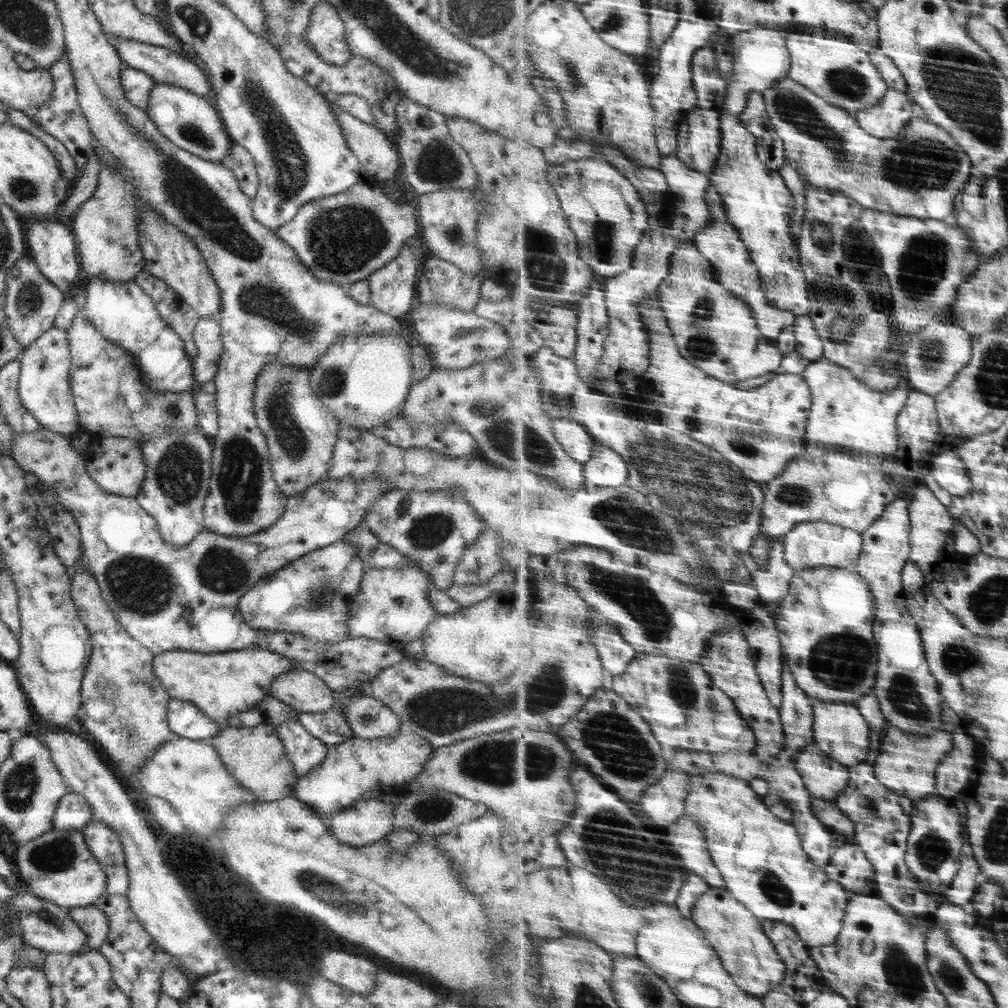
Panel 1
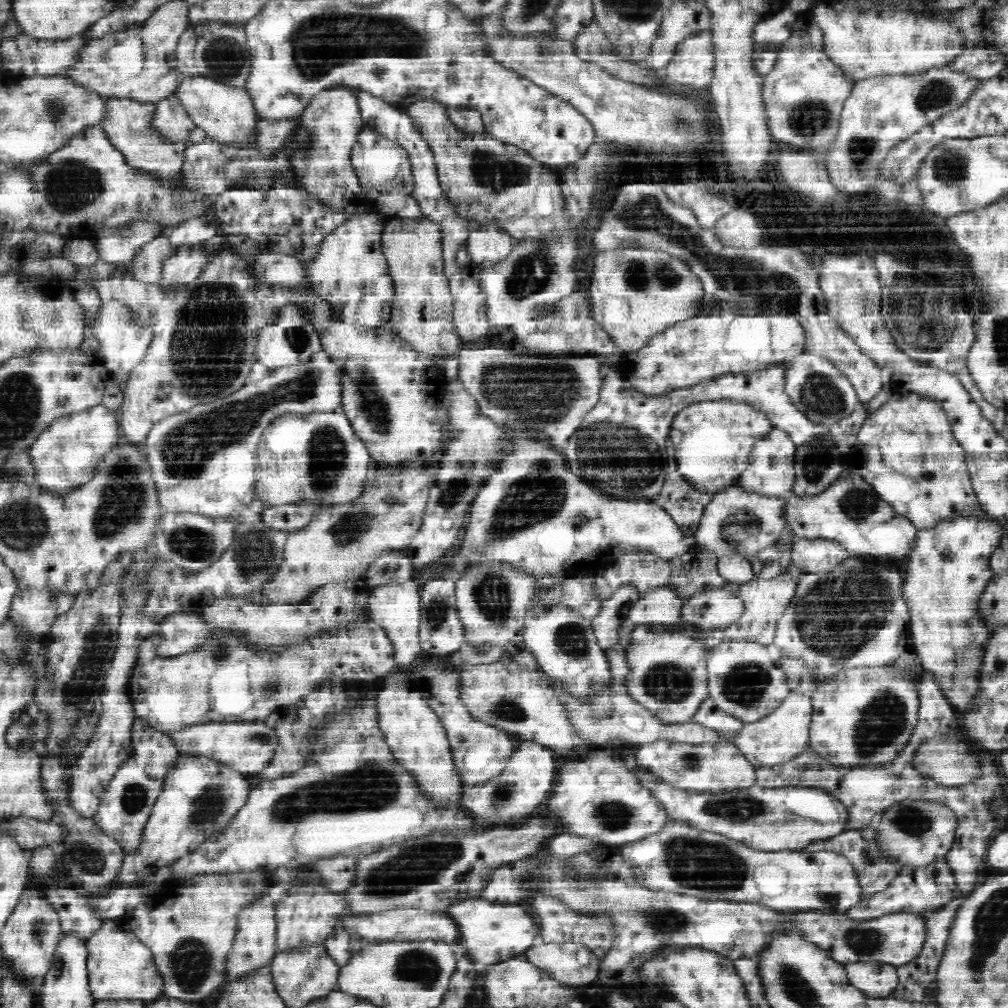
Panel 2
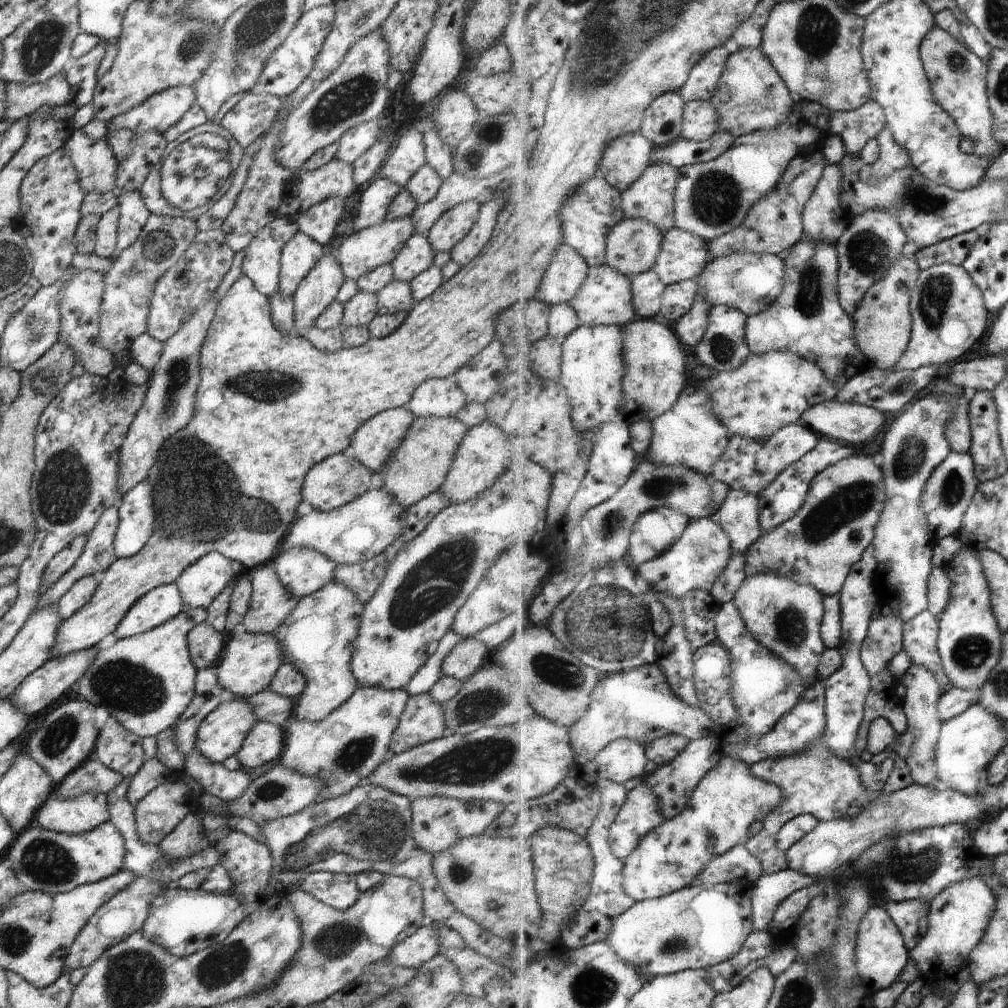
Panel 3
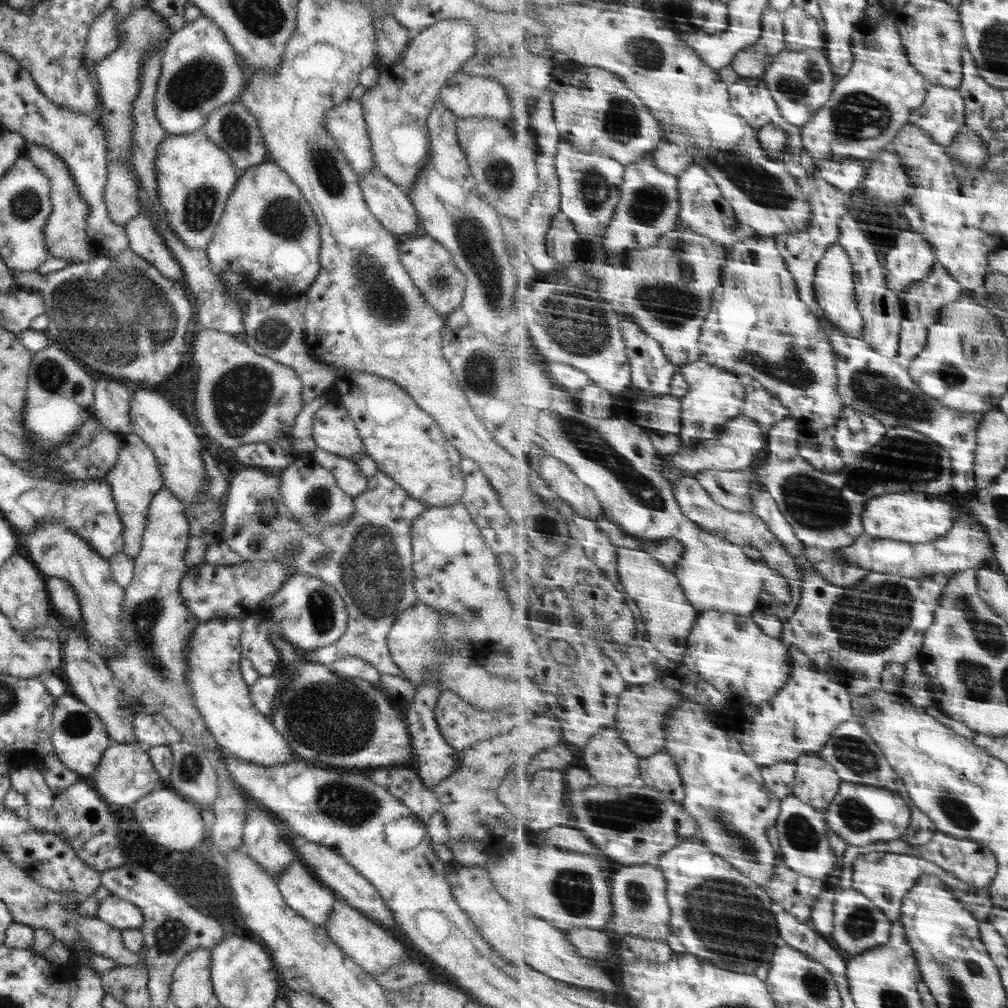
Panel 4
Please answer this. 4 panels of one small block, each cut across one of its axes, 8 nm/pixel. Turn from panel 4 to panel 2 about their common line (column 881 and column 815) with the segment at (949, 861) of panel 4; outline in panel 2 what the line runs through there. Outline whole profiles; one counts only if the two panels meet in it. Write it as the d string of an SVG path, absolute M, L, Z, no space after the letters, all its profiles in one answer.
M871 825L858 830L846 830L831 839L812 842L799 851L812 853L821 850L840 852L840 855L850 860L850 863L854 866L854 870L856 870L856 874L860 874L858 882L860 882L860 888L862 888L864 894L874 894L874 892L886 890L888 884L896 878L898 870L902 870L902 866L896 862L896 859L892 859L892 857L886 858L886 853L880 849L880 845L877 842L877 828Z

